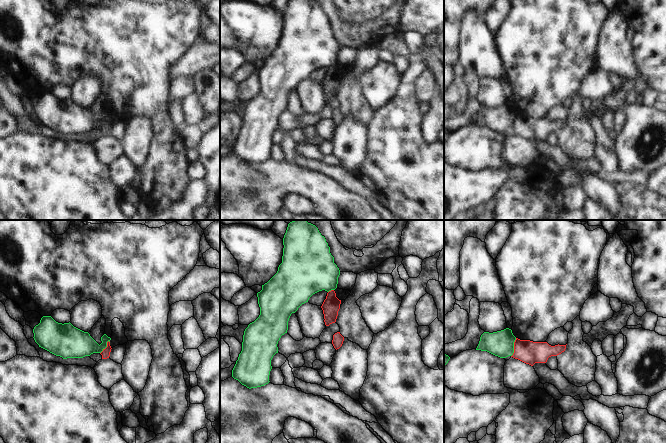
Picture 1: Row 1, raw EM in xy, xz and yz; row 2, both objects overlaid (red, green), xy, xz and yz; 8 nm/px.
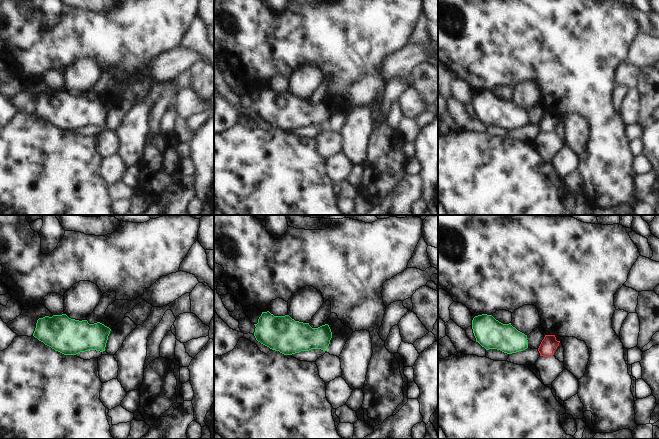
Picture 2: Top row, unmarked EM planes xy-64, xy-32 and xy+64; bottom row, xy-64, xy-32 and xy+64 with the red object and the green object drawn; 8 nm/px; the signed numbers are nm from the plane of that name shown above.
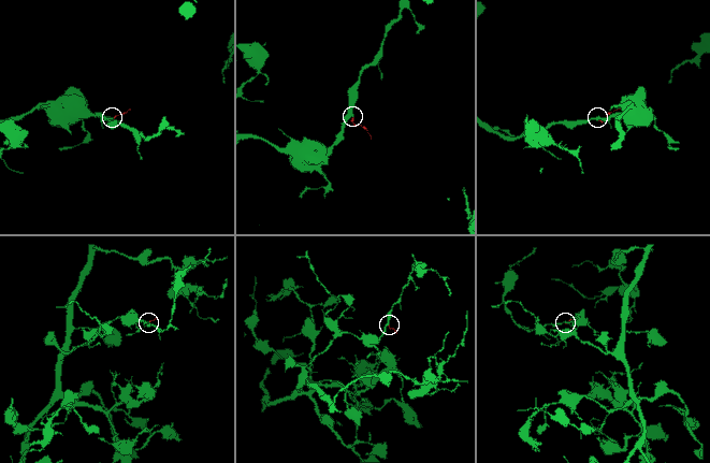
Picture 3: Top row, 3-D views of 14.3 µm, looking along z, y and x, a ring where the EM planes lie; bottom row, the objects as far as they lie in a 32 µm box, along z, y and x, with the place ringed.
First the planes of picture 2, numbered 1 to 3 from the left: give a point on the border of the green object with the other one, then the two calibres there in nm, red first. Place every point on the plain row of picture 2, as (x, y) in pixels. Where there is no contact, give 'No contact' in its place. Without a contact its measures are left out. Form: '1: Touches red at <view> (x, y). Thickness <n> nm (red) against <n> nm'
1: No contact
2: No contact
3: No contact

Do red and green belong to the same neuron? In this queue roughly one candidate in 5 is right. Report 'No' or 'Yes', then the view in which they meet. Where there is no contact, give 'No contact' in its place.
No. Touches red in yz

